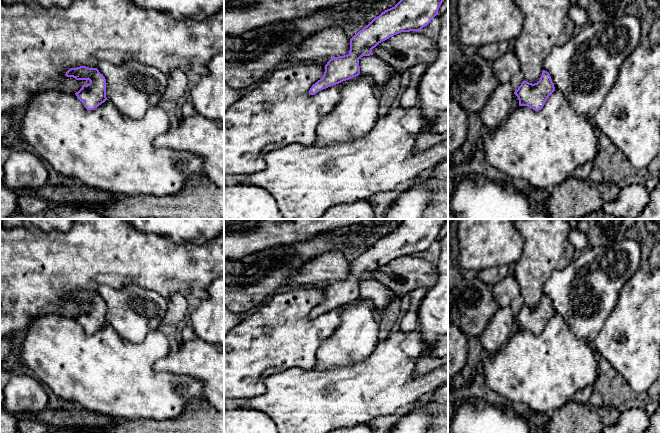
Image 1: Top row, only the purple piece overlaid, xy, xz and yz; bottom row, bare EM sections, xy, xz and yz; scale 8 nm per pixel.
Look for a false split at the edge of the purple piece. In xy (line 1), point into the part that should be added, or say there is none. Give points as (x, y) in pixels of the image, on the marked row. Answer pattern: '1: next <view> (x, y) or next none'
1: next none

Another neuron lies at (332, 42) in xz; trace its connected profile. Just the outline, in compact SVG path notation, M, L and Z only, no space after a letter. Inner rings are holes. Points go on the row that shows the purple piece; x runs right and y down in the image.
M340 27L316 32L290 51L290 57L303 61L315 61L322 57L332 59L349 54L350 38Z

